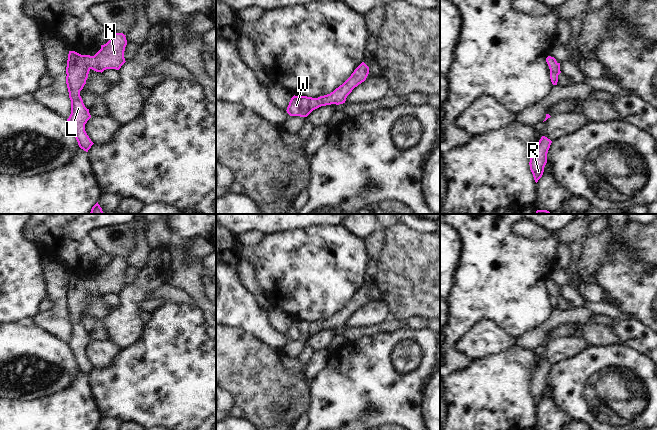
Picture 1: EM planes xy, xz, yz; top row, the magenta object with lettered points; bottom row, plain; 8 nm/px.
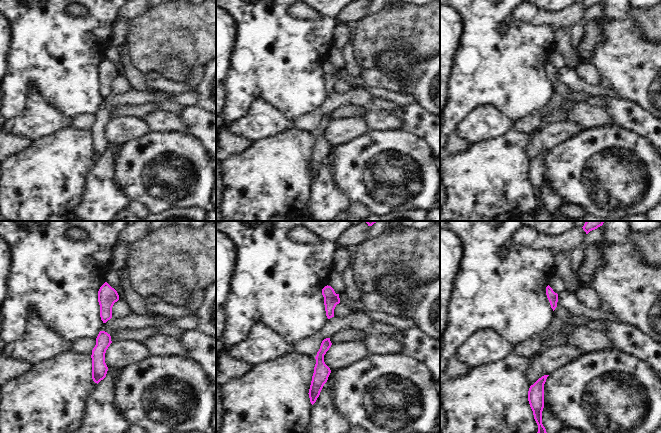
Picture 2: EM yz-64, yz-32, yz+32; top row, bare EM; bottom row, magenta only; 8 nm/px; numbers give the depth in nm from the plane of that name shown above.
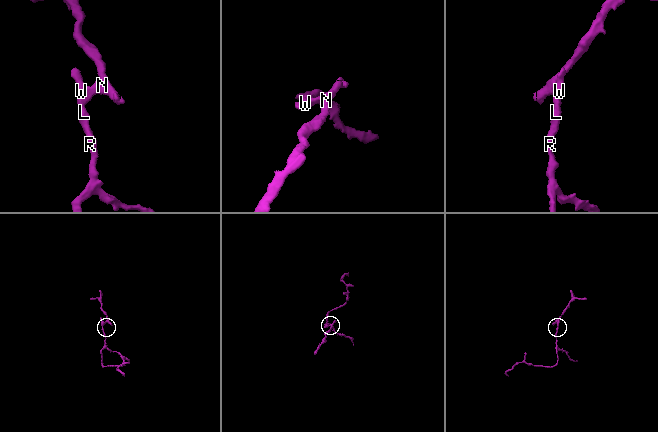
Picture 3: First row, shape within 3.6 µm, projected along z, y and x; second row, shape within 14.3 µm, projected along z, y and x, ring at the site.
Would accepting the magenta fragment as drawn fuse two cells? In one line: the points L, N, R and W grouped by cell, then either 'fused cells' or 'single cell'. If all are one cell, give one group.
L N R W; single cell

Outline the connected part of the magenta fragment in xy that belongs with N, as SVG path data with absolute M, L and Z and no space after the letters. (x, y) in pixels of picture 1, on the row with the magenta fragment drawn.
M112 33L110 40L101 45L101 49L94 55L81 55L69 51L66 67L66 84L71 100L71 114L67 119L81 149L88 152L94 144L85 131L85 124L91 118L80 96L88 78L89 71L103 72L106 69L119 70L126 62L124 51L127 45L126 35Z

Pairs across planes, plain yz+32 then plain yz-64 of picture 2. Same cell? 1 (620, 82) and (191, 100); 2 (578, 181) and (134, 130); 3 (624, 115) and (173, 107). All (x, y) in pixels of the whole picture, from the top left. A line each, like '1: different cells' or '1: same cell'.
1: different cells
2: different cells
3: different cells

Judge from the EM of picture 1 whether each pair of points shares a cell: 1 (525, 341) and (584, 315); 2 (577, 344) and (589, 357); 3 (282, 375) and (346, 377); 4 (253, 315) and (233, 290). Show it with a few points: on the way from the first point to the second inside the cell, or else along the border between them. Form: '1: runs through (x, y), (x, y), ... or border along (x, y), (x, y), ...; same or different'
1: runs through (540, 334), (556, 319), (569, 317); same
2: border along (589, 345), (577, 354), (567, 357), (562, 361); different
3: border along (309, 385), (310, 404), (308, 409); different
4: runs through (247, 309), (234, 296); same

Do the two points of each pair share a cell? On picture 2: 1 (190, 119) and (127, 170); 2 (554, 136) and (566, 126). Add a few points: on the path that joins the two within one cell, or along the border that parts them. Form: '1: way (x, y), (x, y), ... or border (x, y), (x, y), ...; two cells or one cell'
1: border (186, 131), (204, 146); two cells
2: way (557, 133), (563, 129); one cell

